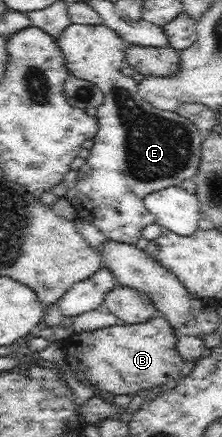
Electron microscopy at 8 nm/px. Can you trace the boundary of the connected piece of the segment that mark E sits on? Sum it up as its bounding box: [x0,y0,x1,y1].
[56,24,203,245]

